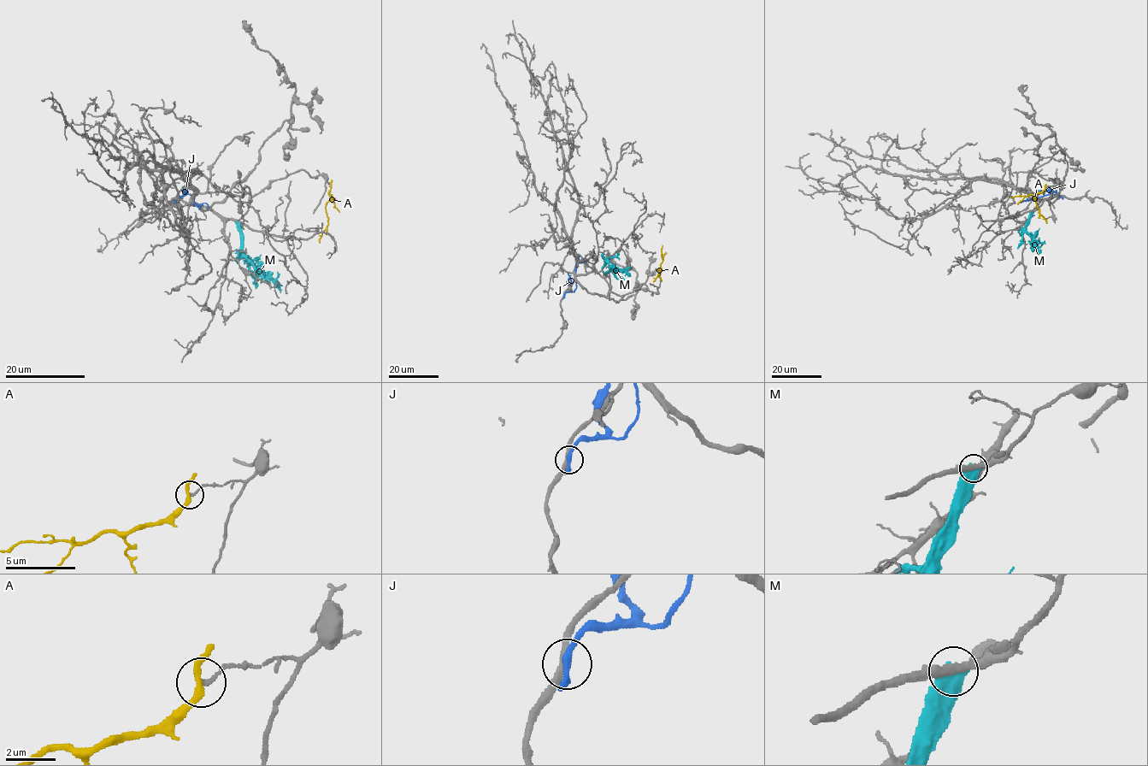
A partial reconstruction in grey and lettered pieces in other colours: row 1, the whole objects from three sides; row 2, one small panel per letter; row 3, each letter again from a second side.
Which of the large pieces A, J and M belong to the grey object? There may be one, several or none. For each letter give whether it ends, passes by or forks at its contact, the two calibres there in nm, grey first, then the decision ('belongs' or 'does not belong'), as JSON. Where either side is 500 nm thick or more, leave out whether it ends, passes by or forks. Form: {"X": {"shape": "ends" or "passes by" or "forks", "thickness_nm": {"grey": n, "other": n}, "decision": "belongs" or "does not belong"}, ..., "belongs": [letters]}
{"A": {"shape": "passes by", "thickness_nm": {"grey": 150, "other": 240}, "decision": "does not belong"}, "J": {"shape": "passes by", "thickness_nm": {"grey": 280, "other": 260}, "decision": "does not belong"}, "M": {"thickness_nm": {"grey": 320, "other": 650}, "decision": "does not belong"}, "belongs": []}

